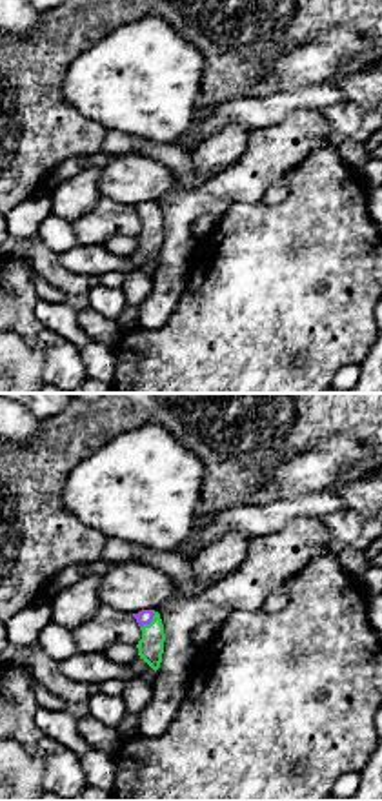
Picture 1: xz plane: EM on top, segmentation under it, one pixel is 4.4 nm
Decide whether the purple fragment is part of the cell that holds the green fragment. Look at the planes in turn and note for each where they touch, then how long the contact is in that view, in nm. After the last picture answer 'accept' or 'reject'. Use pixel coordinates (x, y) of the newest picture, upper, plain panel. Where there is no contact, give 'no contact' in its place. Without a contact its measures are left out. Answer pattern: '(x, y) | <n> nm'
(151, 213) | 100 nm

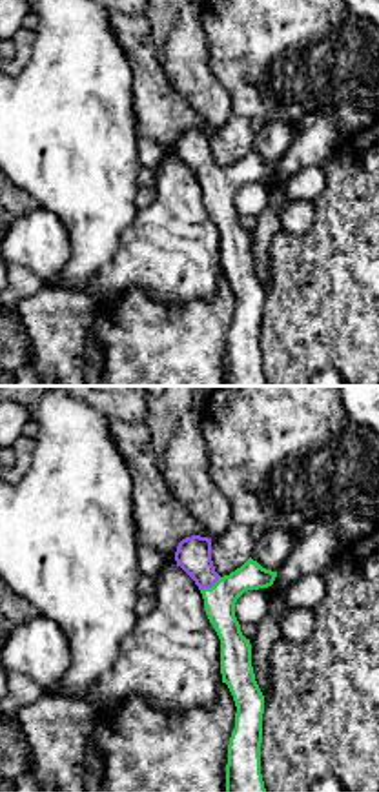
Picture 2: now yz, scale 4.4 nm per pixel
(212, 179) | 110 nm

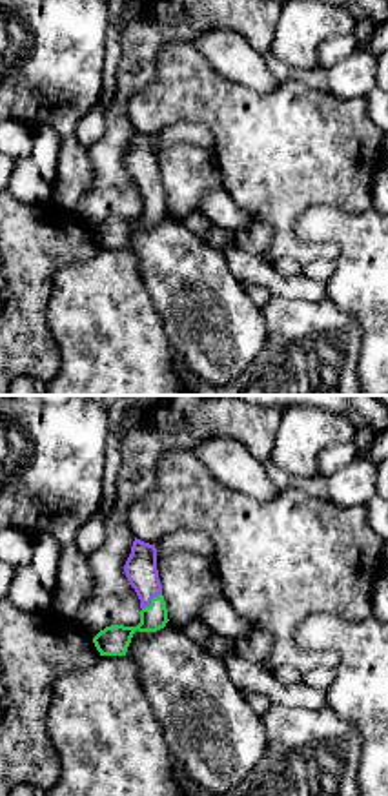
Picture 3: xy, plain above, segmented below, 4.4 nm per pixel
(152, 193) | 120 nm

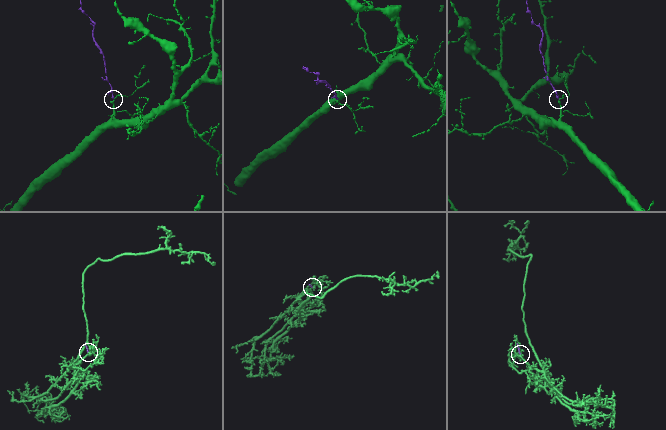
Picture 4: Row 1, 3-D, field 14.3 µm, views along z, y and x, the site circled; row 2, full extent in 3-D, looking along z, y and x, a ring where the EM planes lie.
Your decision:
accept

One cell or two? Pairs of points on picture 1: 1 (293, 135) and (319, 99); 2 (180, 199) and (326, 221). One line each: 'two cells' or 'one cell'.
1: two cells
2: two cells

